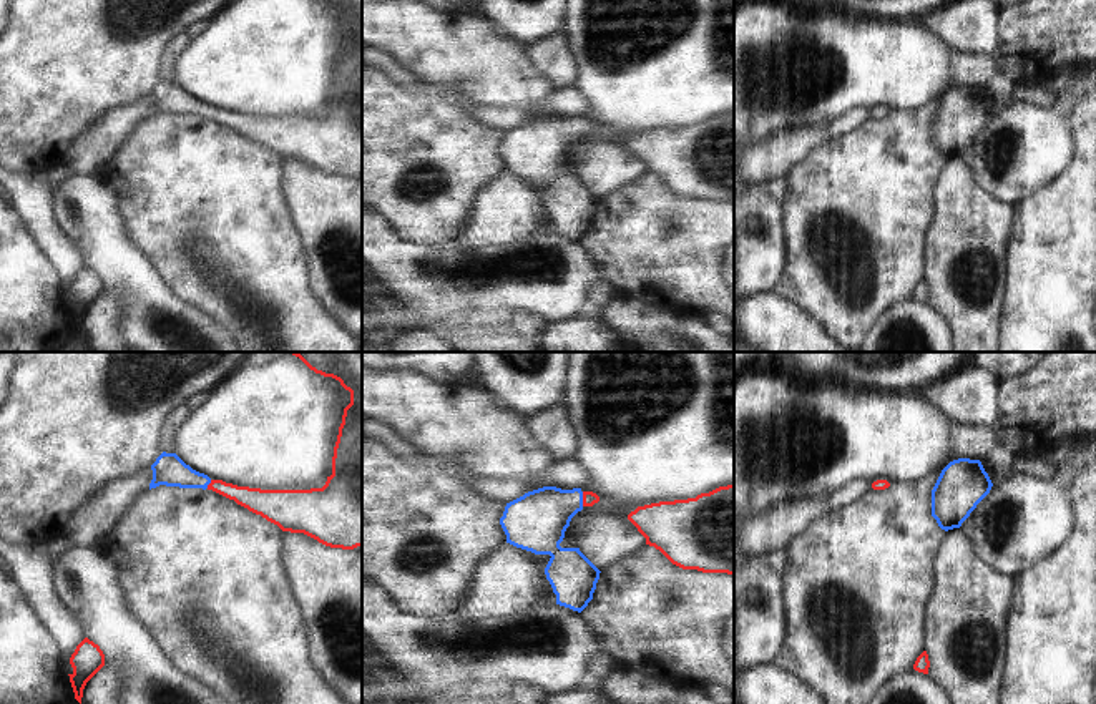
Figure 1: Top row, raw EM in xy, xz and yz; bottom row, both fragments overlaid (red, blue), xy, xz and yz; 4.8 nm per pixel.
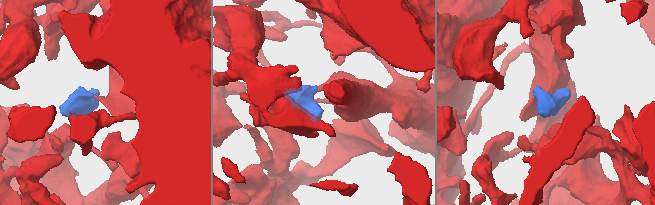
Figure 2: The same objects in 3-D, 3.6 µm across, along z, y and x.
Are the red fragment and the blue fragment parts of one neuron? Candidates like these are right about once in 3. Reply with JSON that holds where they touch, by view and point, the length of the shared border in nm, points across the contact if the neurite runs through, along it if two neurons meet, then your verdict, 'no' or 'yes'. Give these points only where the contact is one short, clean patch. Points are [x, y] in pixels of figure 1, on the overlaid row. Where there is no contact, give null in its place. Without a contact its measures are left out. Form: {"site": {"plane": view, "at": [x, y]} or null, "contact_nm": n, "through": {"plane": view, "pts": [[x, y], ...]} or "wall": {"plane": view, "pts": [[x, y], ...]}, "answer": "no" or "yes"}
{"site": {"plane": "xz", "at": [583, 498]}, "contact_nm": 70, "through": {"plane": "xz", "pts": [[590, 498], [583, 498], [555, 507], [537, 520]]}, "answer": "yes"}

